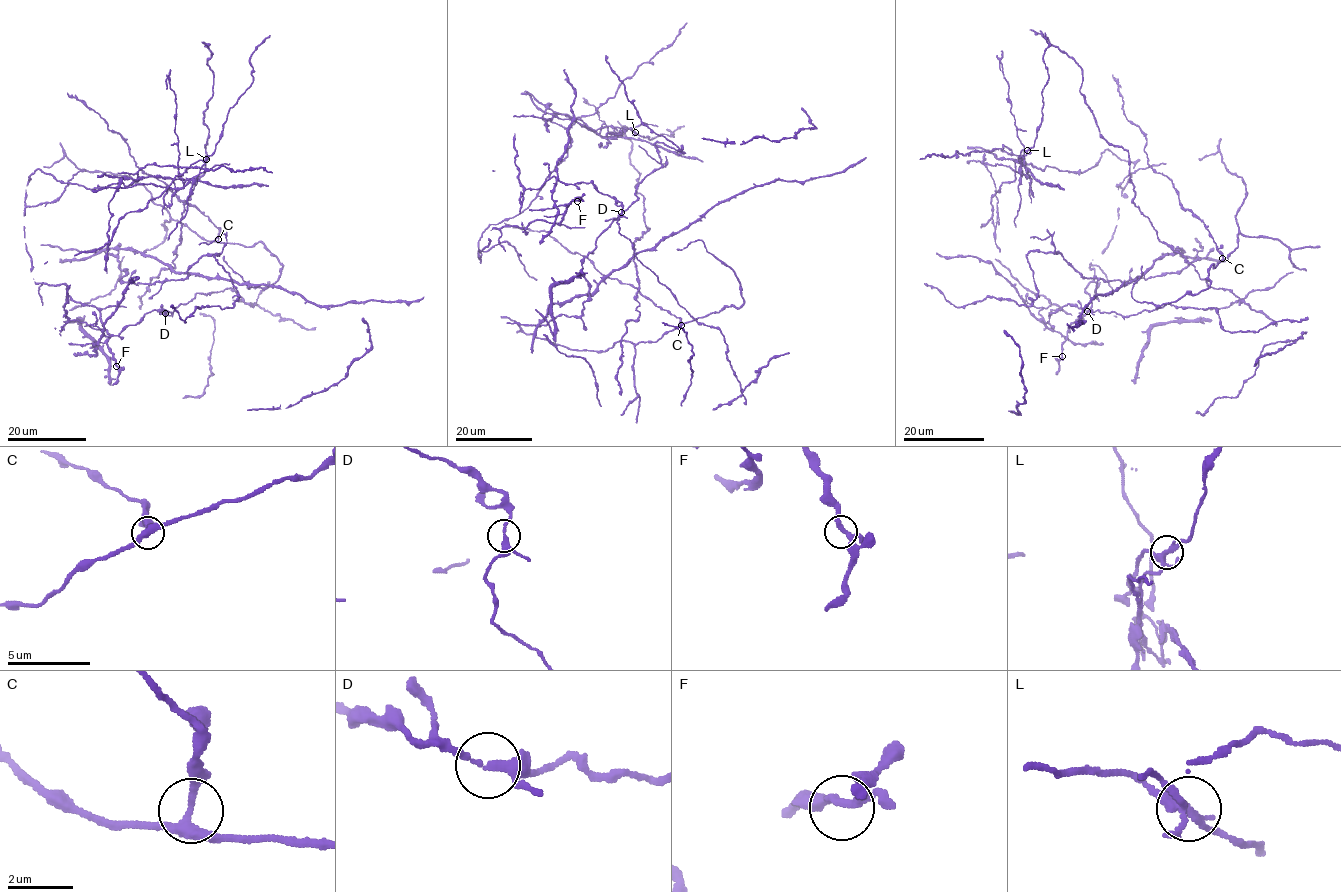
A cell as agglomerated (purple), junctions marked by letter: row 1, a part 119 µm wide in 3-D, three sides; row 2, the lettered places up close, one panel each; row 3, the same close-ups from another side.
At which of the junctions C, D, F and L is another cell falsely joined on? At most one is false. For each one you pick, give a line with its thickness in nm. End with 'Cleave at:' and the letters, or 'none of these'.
L: 240 nm thick
Cleave at: L

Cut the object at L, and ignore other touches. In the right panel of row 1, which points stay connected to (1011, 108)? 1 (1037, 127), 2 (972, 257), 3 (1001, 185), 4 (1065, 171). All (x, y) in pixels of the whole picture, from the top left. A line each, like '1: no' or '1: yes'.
1: no
2: no
3: no
4: no

